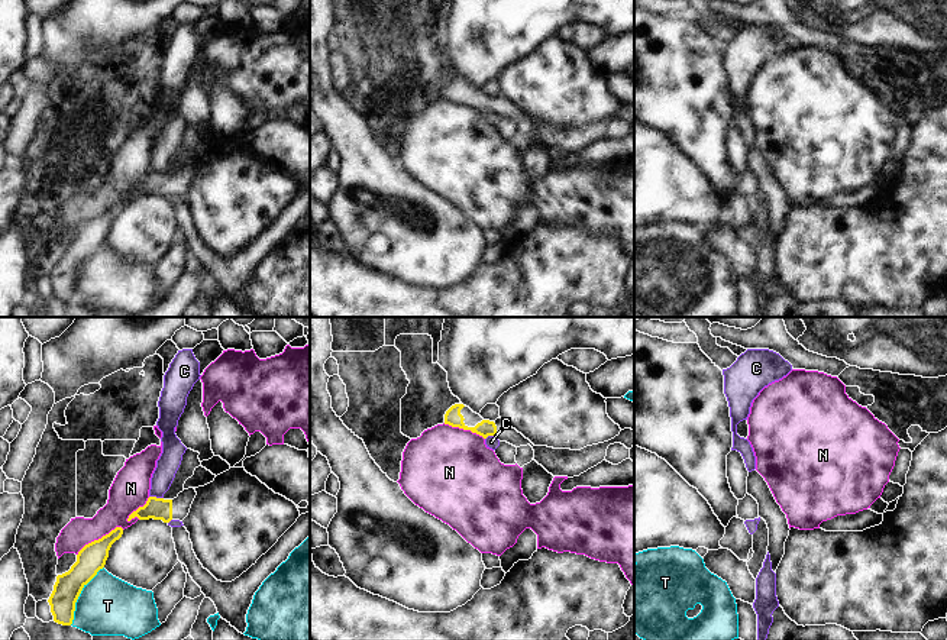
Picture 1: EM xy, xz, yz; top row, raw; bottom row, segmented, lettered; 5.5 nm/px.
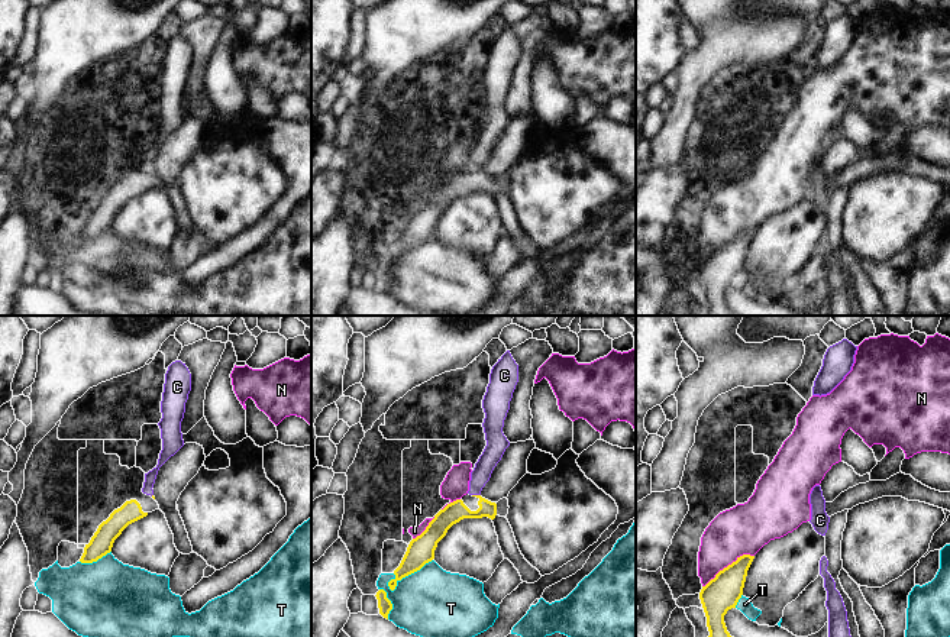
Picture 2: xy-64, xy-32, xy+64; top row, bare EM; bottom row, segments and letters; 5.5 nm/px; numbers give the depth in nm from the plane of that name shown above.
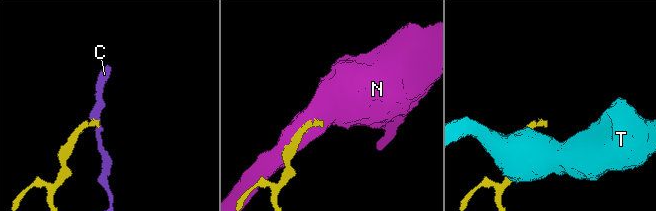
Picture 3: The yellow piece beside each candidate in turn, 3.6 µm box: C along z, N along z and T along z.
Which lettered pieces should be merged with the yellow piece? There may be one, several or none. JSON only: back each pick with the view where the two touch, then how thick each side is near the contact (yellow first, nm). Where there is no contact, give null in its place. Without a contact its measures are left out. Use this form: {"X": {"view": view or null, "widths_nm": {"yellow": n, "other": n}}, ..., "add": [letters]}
{"add": []}

